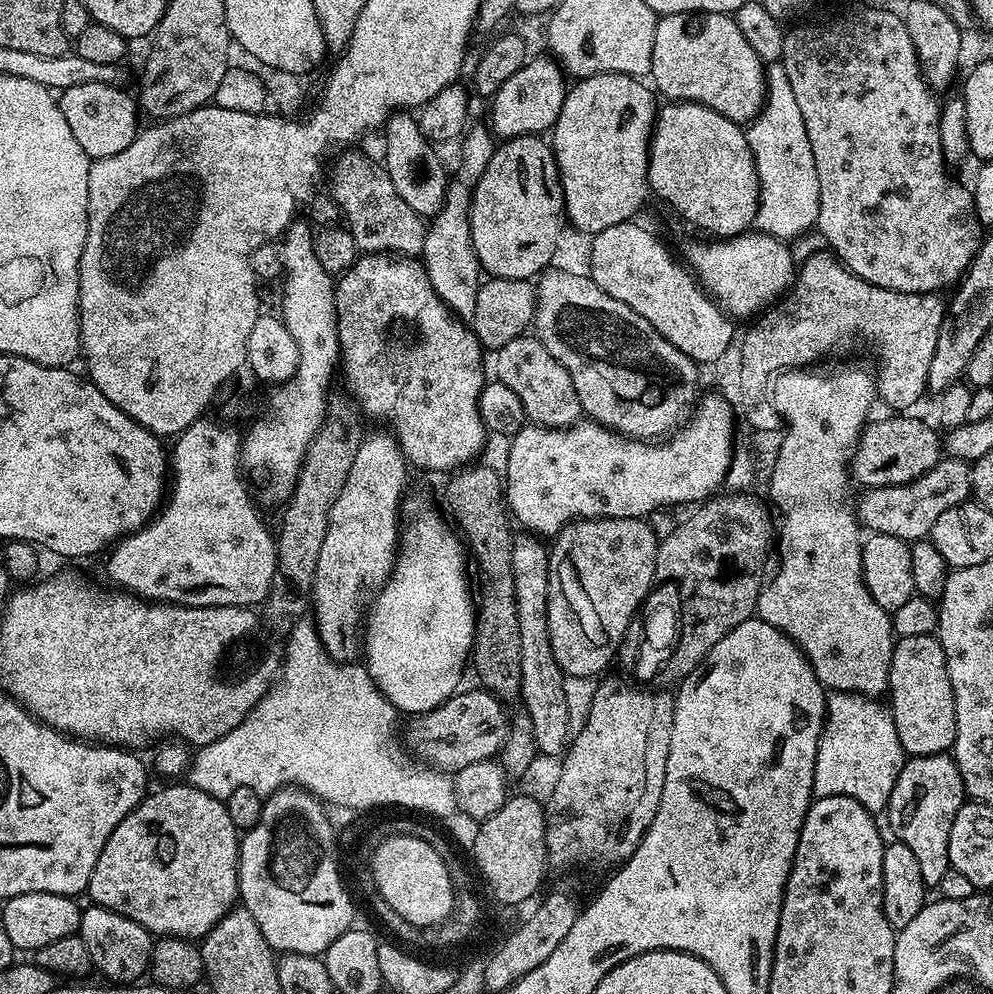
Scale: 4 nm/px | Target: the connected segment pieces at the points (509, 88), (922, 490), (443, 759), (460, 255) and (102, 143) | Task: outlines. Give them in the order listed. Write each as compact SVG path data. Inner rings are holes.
M533 55L524 63L522 70L518 70L518 74L508 79L495 96L491 97L490 128L497 137L512 140L516 136L544 134L556 125L566 91L566 73L551 55L543 55Z
M944 458L914 482L870 488L863 494L865 496L861 498L860 504L858 500L854 511L869 533L881 532L899 540L915 542L931 533L934 522L938 522L941 514L946 514L946 510L954 510L954 506L965 503L973 495L972 469L969 461Z
M480 686L473 692L464 691L441 699L432 711L413 719L416 721L408 728L407 747L411 755L449 774L460 772L474 762L493 759L508 737L510 727L510 716L504 713L505 705L500 697Z
M473 123L465 131L460 148L460 180L453 179L448 185L445 202L437 216L427 225L424 234L422 263L434 286L434 294L453 314L460 318L470 318L474 314L474 301L482 283L480 259L472 241L472 223L468 215L472 209L472 188L477 178L486 170L490 158L498 147L493 133L487 127Z
M86 82L82 86L70 86L59 93L58 103L62 110L62 118L70 125L70 130L82 146L89 161L98 158L110 158L114 154L122 154L130 142L136 140L136 133L141 131L141 113L137 101L123 87L102 82Z

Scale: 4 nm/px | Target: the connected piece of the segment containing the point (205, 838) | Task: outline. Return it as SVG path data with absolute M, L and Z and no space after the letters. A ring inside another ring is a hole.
M187 782L172 784L169 788L160 788L156 793L154 792L145 795L144 801L130 814L126 814L126 818L122 818L122 822L118 822L114 834L110 834L106 846L102 846L102 854L98 854L98 866L94 866L94 874L88 883L86 896L87 899L92 899L89 901L93 905L109 908L138 922L138 926L142 926L146 931L152 933L153 937L177 936L183 940L196 942L203 938L237 903L240 894L240 836L234 822L230 822L230 814L225 801L193 788Z

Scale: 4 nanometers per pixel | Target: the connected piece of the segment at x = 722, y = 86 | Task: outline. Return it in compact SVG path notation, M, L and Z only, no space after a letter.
M670 12L661 15L656 22L650 80L655 91L661 97L665 96L665 101L701 104L744 126L755 118L764 104L766 64L758 58L758 54L754 54L754 50L750 50L750 42L746 42L742 30L738 30L735 19L729 13Z

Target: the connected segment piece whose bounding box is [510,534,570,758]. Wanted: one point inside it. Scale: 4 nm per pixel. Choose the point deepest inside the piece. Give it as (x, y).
(542, 681)

